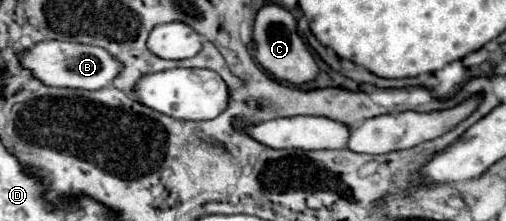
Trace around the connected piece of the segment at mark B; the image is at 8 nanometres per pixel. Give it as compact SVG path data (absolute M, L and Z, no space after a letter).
M41 41L17 55L23 69L27 69L35 79L47 87L73 87L73 89L101 89L111 83L121 71L121 63L113 61L109 53L101 47L67 43L67 41Z

